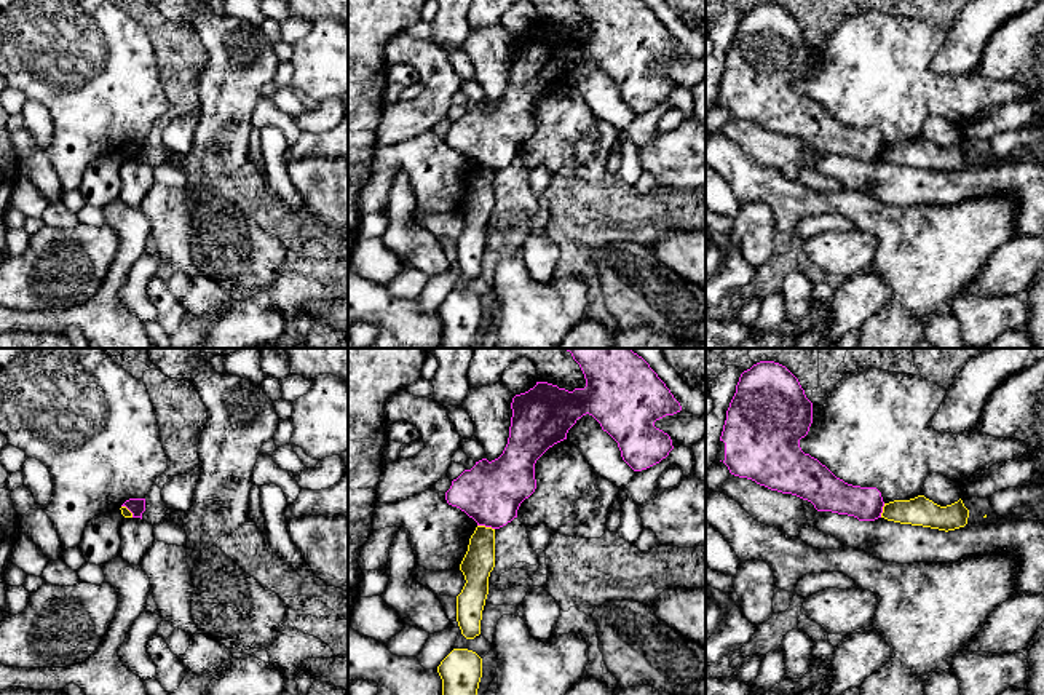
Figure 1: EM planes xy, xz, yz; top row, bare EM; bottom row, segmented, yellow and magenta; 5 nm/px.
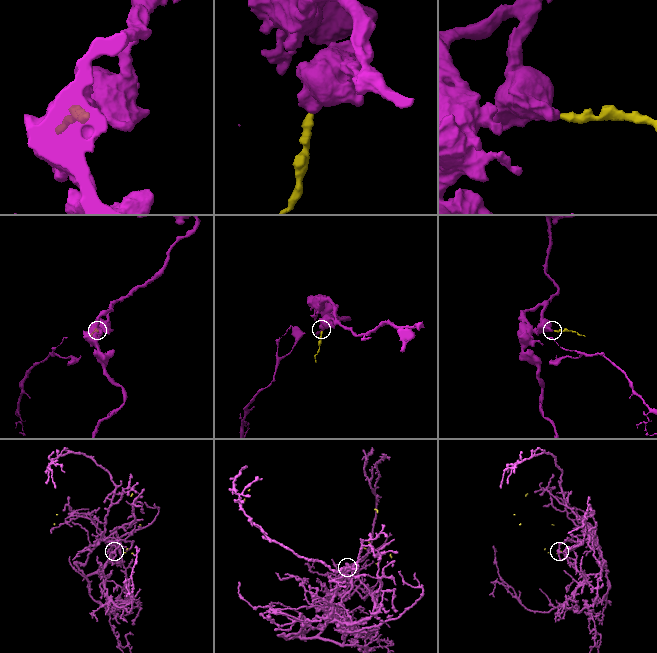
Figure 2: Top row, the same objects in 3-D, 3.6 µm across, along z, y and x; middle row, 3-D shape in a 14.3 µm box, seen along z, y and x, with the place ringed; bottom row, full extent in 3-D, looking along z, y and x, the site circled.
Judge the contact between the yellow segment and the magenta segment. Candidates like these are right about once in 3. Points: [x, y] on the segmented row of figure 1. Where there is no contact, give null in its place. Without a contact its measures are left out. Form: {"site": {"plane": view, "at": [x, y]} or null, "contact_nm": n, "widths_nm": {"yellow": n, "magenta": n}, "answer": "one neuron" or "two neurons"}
{"site": {"plane": "xz", "at": [484, 526]}, "contact_nm": 90, "widths_nm": {"yellow": 160, "magenta": 320}, "answer": "two neurons"}

